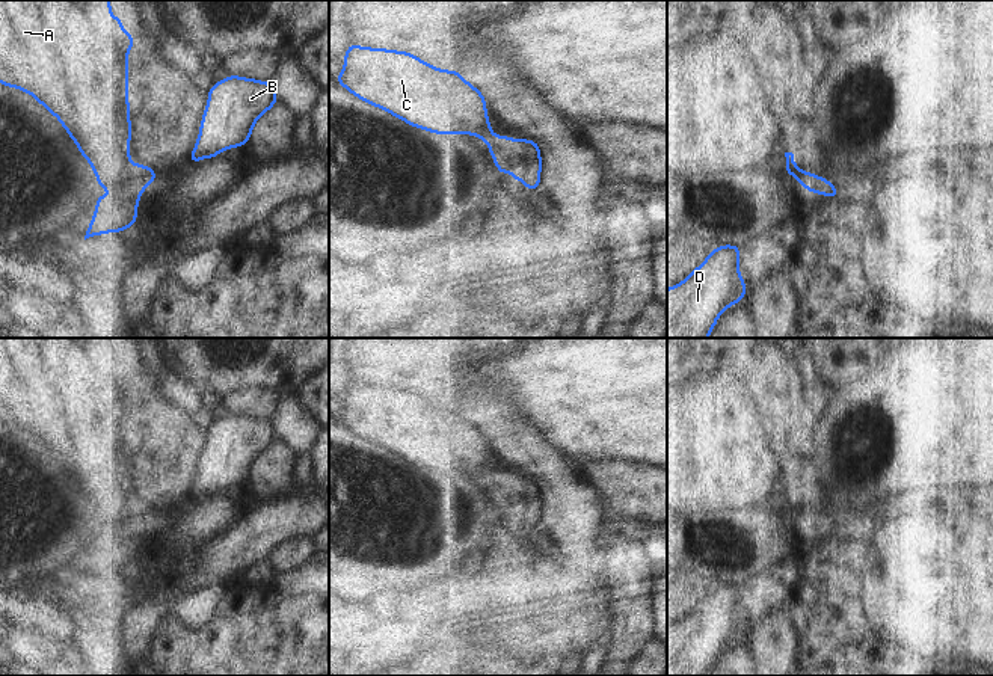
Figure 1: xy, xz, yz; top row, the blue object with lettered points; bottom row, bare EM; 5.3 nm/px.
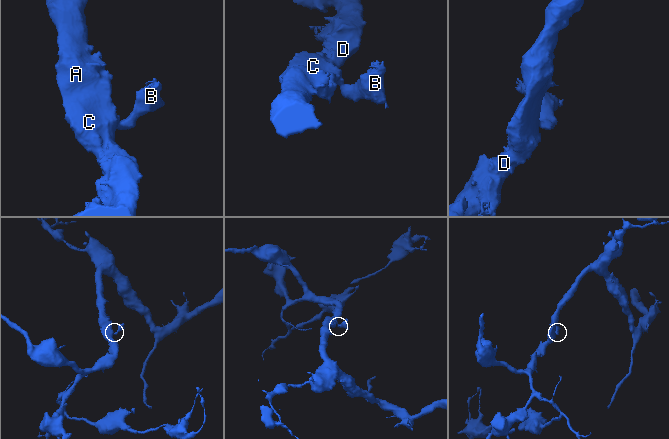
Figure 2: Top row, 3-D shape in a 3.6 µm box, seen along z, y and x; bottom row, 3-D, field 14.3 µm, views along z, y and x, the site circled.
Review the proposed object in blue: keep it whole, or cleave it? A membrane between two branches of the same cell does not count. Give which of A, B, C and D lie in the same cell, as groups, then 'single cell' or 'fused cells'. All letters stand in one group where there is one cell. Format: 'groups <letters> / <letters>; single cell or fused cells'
groups A C D / B; fused cells

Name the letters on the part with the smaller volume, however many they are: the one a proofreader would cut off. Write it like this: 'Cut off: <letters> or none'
Cut off: B

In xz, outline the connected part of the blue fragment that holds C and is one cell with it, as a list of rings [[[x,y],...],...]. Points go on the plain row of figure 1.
[[[350,382],[343,409],[335,416],[356,436],[388,450],[403,460],[433,472],[469,472],[484,477],[492,471],[484,433],[460,409],[432,404],[418,394],[388,386]]]

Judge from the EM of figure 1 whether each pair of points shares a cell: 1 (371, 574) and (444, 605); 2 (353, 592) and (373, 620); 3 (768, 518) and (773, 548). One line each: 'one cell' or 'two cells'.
1: two cells
2: two cells
3: one cell

